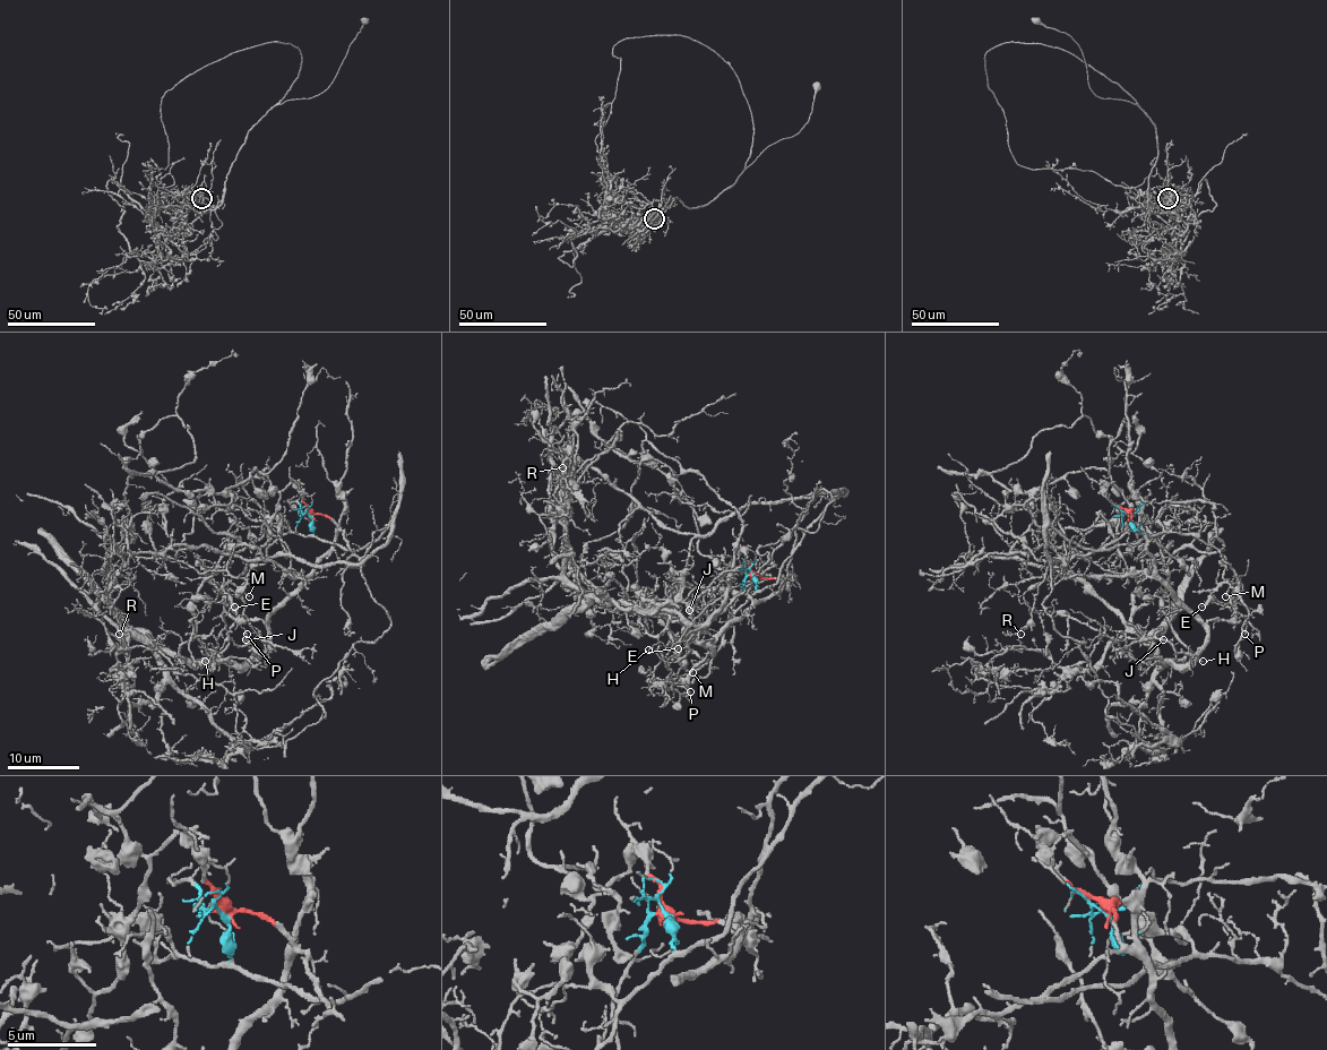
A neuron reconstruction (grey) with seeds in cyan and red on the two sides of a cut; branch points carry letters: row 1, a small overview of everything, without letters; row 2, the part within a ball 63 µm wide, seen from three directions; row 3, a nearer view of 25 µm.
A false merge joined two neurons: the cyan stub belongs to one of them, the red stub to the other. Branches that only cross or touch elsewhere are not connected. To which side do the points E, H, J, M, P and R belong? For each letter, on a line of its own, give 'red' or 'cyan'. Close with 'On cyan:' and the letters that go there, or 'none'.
E: cyan
H: red
J: red
M: cyan
P: cyan
R: red
On cyan: E, M, P

